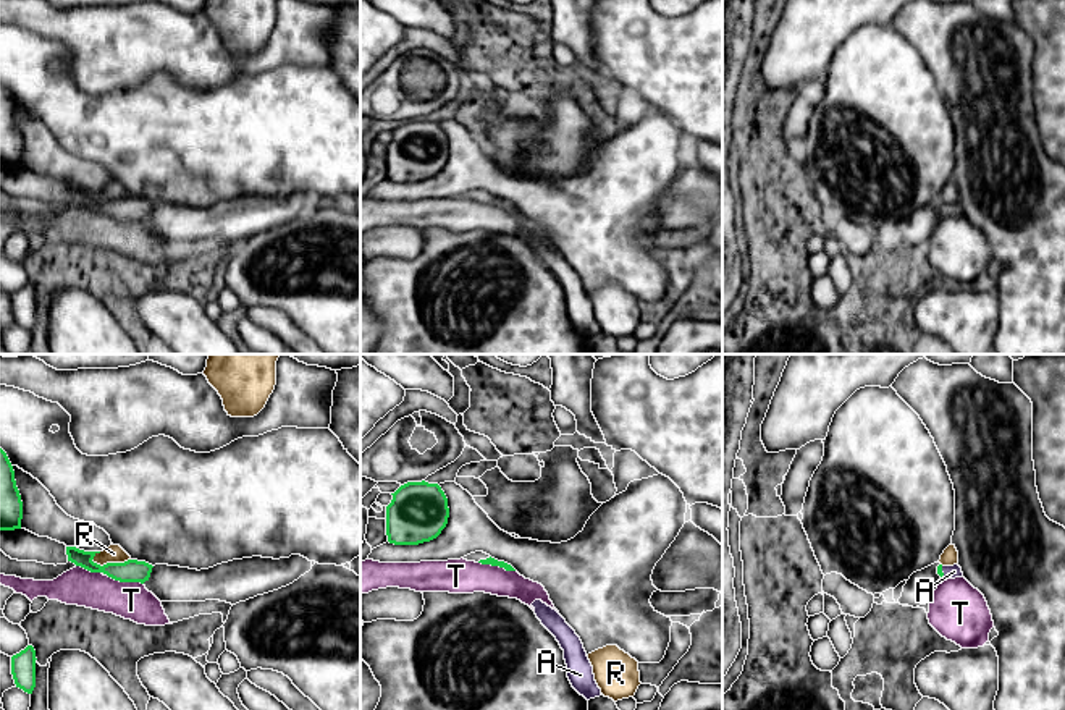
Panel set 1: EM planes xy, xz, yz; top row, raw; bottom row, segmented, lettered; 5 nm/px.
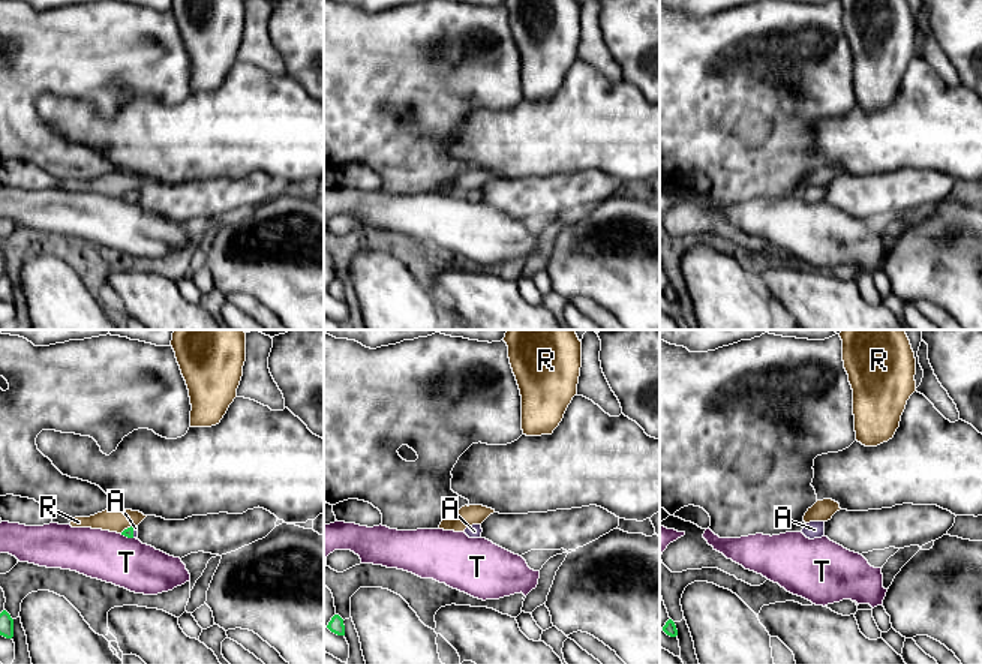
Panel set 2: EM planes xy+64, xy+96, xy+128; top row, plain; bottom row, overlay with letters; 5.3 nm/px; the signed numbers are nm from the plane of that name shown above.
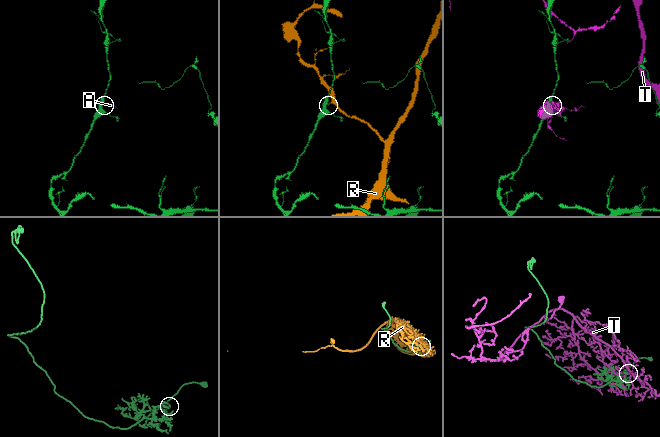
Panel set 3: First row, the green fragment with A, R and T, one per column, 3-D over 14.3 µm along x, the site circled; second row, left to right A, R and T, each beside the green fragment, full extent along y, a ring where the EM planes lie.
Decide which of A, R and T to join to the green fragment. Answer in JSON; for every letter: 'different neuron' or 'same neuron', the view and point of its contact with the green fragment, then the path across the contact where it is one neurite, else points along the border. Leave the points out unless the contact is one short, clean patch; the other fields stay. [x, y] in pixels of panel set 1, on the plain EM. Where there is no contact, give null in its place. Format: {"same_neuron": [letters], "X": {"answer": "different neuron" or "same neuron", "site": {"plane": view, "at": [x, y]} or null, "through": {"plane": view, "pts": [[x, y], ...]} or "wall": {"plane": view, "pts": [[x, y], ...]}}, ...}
{"same_neuron": ["A"], "A": {"answer": "same neuron", "site": {"plane": "yz", "at": [942, 211]}, "through": {"plane": "yz", "pts": [[939, 206], [942, 211], [954, 209]]}}, "R": {"answer": "different neuron", "site": {"plane": "xy", "at": [110, 201]}, "wall": {"plane": "xy", "pts": [[130, 196], [102, 202], [91, 198]]}}, "T": {"answer": "different neuron", "site": {"plane": "xy", "at": [125, 219]}, "wall": {"plane": "xy", "pts": [[105, 211], [120, 219], [139, 219], [143, 222]]}}}

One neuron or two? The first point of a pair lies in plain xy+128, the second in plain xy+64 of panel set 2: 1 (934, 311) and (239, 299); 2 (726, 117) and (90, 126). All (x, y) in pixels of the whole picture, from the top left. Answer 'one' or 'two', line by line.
1: one
2: two

